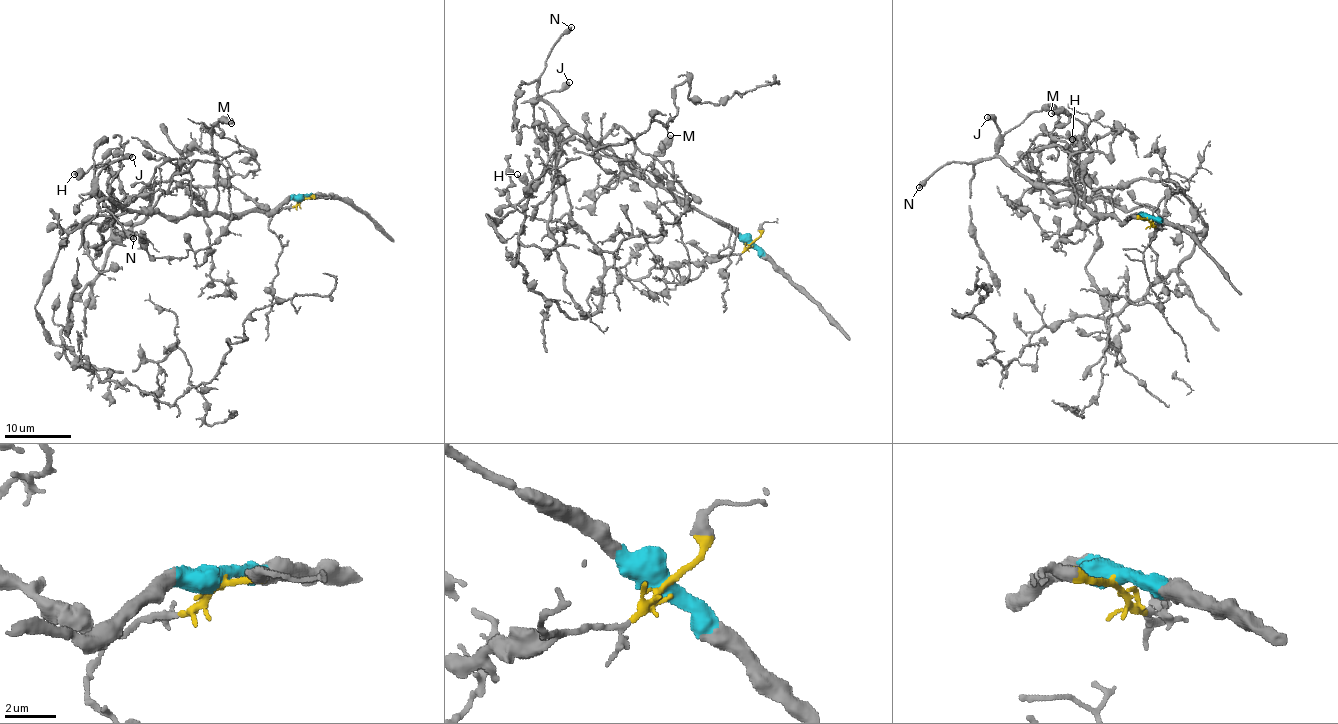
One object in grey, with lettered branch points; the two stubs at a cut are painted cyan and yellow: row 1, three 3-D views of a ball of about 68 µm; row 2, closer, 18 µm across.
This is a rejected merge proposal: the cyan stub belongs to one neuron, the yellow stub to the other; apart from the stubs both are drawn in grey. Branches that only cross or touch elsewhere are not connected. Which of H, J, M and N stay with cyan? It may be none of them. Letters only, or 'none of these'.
J, M, N

